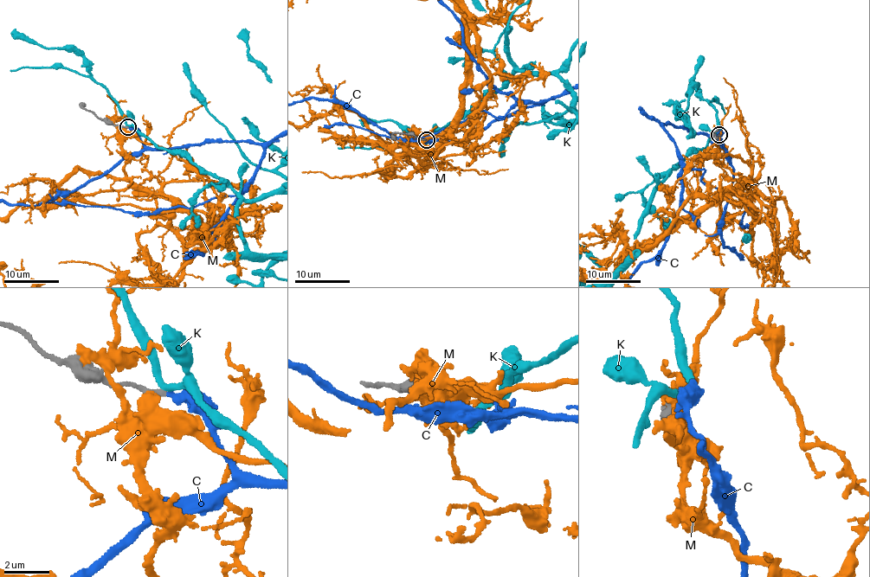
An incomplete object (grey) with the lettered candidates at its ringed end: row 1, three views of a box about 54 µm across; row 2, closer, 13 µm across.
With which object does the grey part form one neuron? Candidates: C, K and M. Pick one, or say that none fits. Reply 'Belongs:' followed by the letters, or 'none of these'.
Belongs: C

